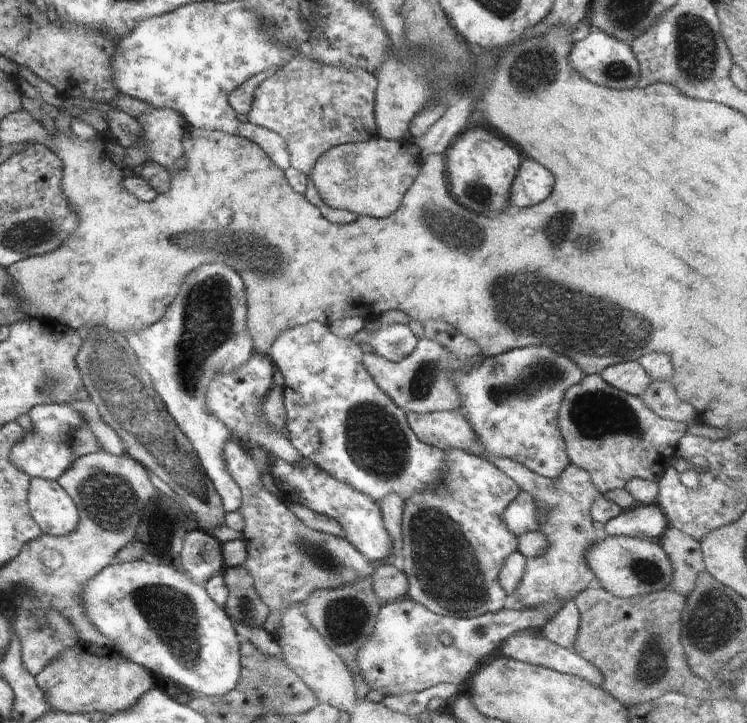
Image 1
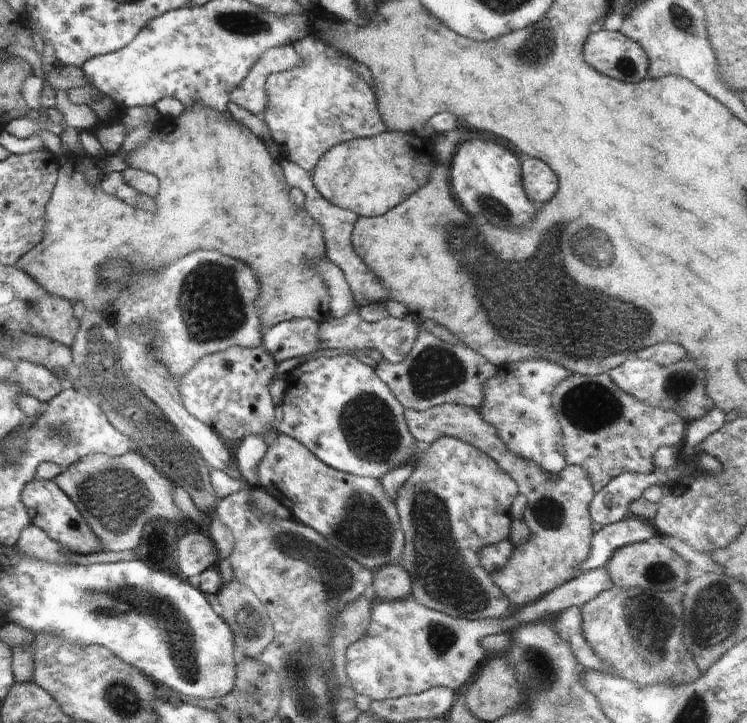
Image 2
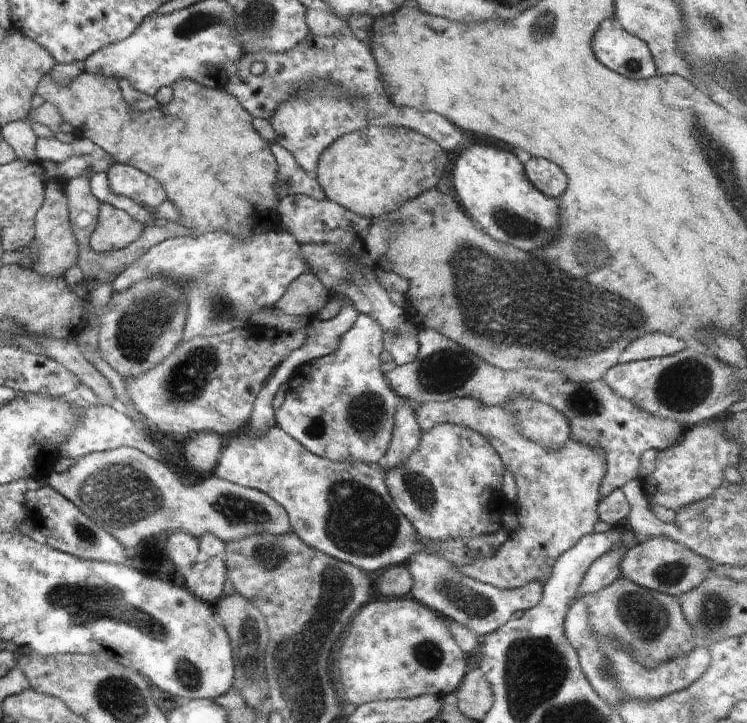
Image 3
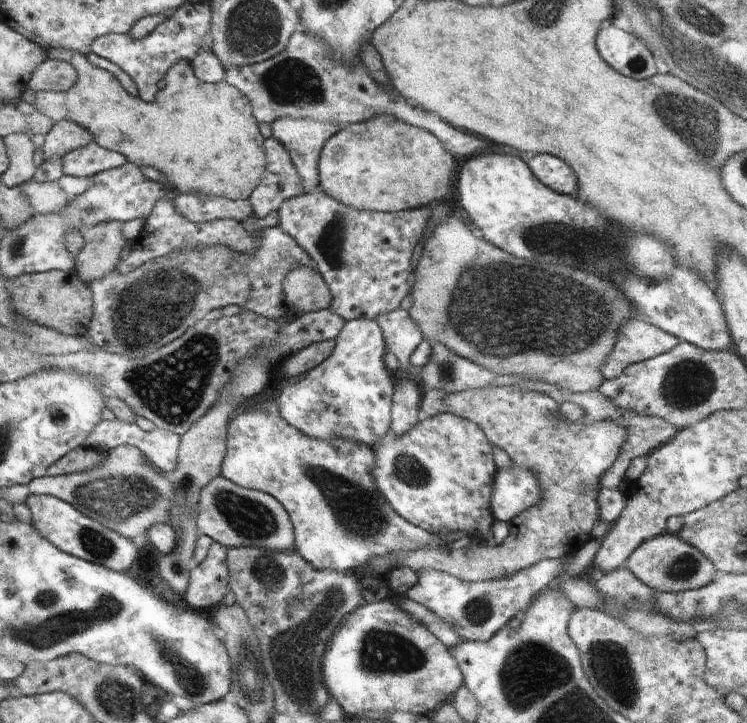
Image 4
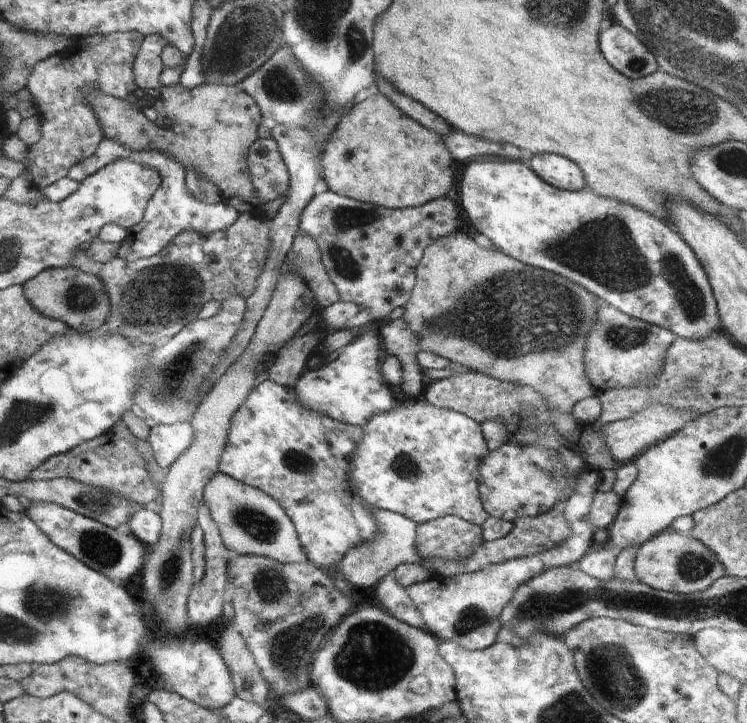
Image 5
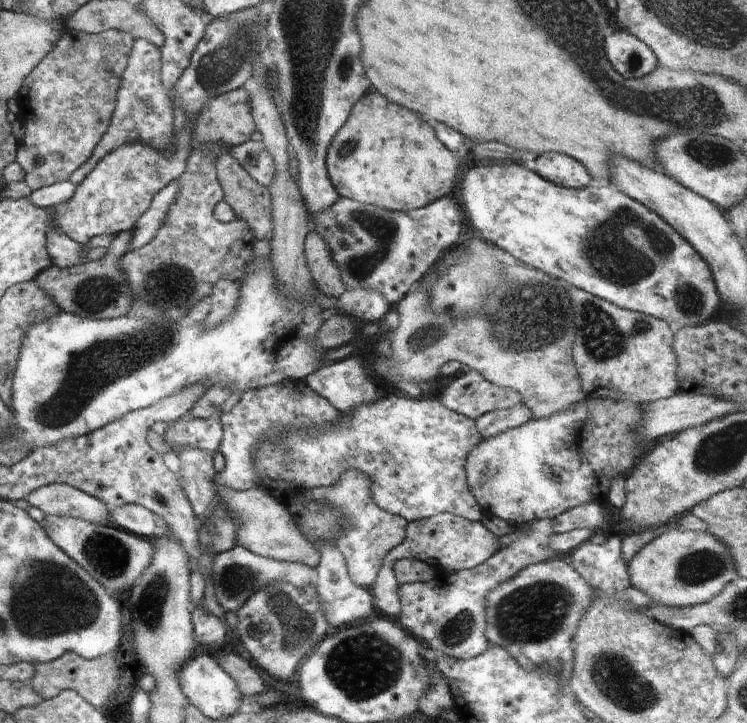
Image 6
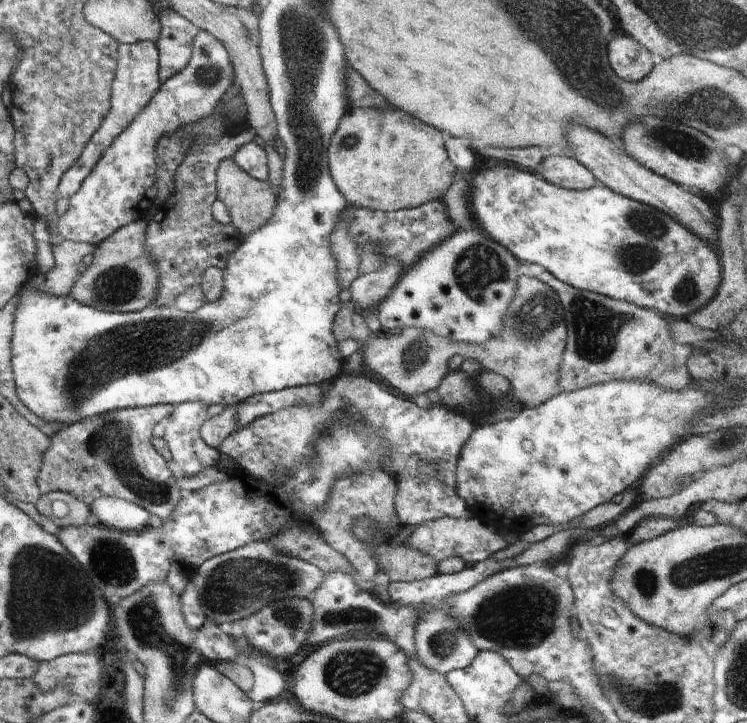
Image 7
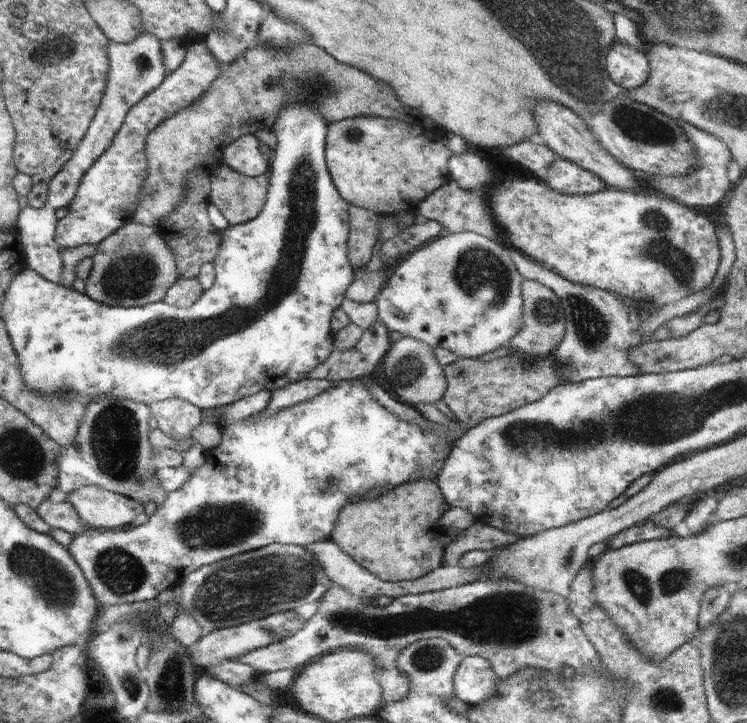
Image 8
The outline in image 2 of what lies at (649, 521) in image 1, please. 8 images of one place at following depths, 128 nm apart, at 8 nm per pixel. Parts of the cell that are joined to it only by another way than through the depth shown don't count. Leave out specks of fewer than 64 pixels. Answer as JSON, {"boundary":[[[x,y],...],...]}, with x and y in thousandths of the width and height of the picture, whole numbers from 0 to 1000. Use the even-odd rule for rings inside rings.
{"boundary":[[[841,714],[835,719],[807,728],[793,740],[793,761],[787,775],[774,783],[776,791],[811,784],[819,772],[819,763],[841,752],[867,750],[881,746],[884,736],[878,734],[876,725],[867,719]]]}

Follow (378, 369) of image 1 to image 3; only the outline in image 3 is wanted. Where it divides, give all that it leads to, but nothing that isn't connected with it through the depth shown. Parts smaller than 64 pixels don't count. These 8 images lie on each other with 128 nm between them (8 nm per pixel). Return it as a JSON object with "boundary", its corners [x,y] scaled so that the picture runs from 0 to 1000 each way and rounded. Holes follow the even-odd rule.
{"boundary":[[[564,454],[560,470],[562,481],[552,501],[514,516],[522,537],[538,553],[564,560],[568,556],[594,556],[618,549],[643,553],[653,562],[675,559],[696,545],[704,545],[710,553],[723,553],[747,567],[760,582],[763,609],[809,625],[811,656],[802,672],[805,689],[854,660],[858,631],[865,622],[892,622],[905,617],[914,606],[913,589],[908,584],[873,575],[843,553],[825,548],[807,524],[771,531],[751,515],[734,510],[672,512],[643,498],[632,487],[620,484],[616,476],[581,455]]]}

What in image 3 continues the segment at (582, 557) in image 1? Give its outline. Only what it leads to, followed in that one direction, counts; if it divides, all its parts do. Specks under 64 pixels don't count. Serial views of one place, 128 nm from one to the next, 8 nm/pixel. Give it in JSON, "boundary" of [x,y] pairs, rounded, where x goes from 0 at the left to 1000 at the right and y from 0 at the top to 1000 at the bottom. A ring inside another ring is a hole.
{"boundary":[[[606,550],[594,556],[568,556],[554,560],[554,575],[564,598],[578,595],[584,586],[606,586],[632,592],[659,617],[669,631],[673,646],[689,664],[693,694],[688,703],[693,732],[661,769],[640,772],[625,781],[610,781],[621,797],[671,815],[701,813],[711,805],[734,802],[748,769],[768,758],[779,741],[795,737],[801,721],[798,705],[805,686],[802,672],[811,656],[809,625],[779,611],[760,607],[752,622],[734,622],[696,600],[691,573],[675,562],[653,562],[635,550]]]}

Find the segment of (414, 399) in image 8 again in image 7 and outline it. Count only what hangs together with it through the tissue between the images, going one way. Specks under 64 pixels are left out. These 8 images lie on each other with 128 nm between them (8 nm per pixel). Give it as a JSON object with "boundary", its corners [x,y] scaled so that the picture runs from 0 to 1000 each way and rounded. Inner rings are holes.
{"boundary":[[[692,383],[691,396],[691,409],[675,437],[672,459],[651,476],[608,473],[554,452],[541,454],[538,461],[527,465],[506,465],[506,461],[495,461],[477,426],[455,427],[450,433],[444,462],[452,474],[466,467],[481,472],[487,503],[541,548],[569,546],[573,539],[585,537],[601,512],[600,499],[610,491],[620,491],[621,497],[639,498],[651,515],[677,523],[701,566],[718,564],[755,542],[750,534],[750,503],[759,474],[759,436],[746,404],[722,385]],[[720,429],[726,429],[726,434]]]}

